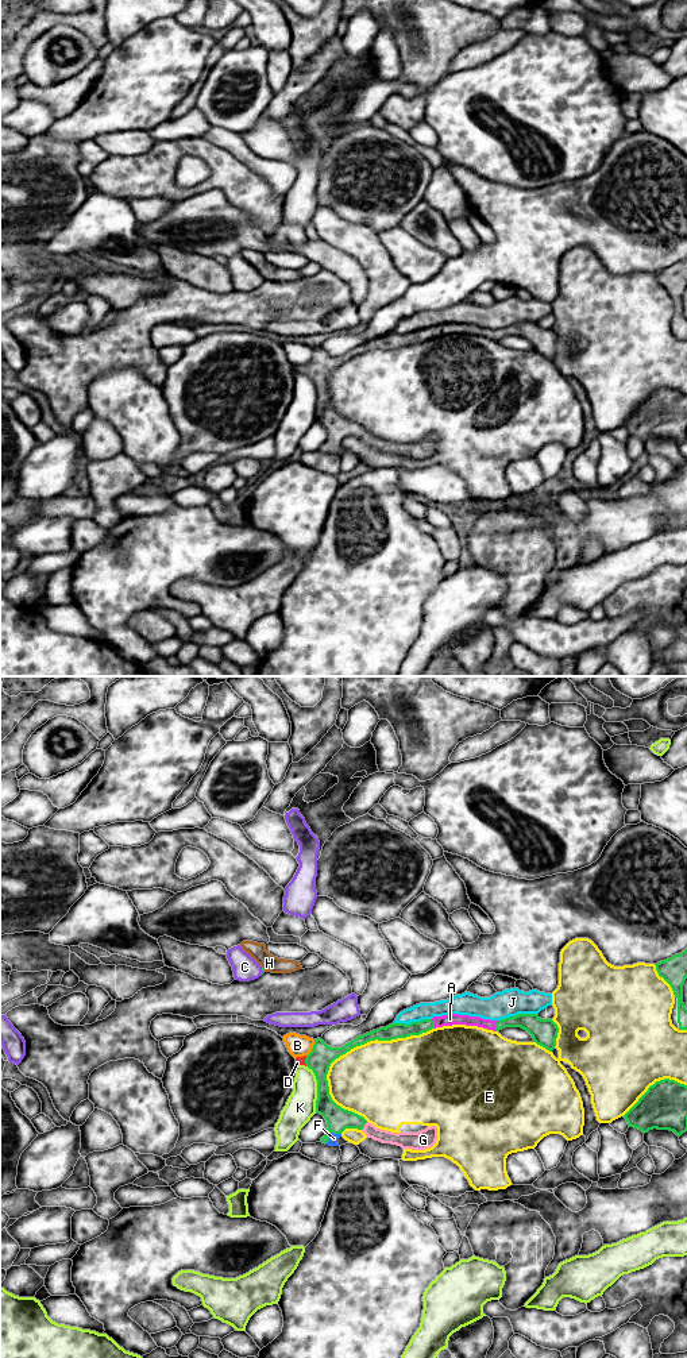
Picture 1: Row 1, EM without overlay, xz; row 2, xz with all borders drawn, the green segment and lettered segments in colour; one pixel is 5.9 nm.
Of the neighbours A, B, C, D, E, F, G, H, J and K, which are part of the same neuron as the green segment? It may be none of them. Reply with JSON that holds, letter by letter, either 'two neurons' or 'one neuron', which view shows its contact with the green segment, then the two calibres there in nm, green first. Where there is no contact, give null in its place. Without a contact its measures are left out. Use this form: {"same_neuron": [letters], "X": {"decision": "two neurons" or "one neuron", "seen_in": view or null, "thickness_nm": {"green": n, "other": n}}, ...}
{"same_neuron": ["A", "D", "F", "G"], "A": {"decision": "one neuron", "seen_in": "xz", "thickness_nm": {"green": 120, "other": 60}}, "B": {"decision": "two neurons", "seen_in": "xz", "thickness_nm": {"green": 150, "other": 130}}, "C": {"decision": "two neurons", "seen_in": "xz", "thickness_nm": {"green": 20, "other": 150}}, "D": {"decision": "one neuron", "seen_in": "xz", "thickness_nm": {"green": 150, "other": 50}}, "E": {"decision": "two neurons", "seen_in": "xz", "thickness_nm": {"green": 120, "other": 480}}, "F": {"decision": "one neuron", "seen_in": "xz", "thickness_nm": {"green": 140, "other": 50}}, "G": {"decision": "one neuron", "seen_in": "xz", "thickness_nm": {"green": 140, "other": 90}}, "H": {"decision": "two neurons", "seen_in": "xz", "thickness_nm": {"green": 20, "other": 100}}, "J": {"decision": "two neurons", "seen_in": "xz", "thickness_nm": {"green": 160, "other": 160}}, "K": {"decision": "two neurons", "seen_in": "xz", "thickness_nm": {"green": 150, "other": 180}}}

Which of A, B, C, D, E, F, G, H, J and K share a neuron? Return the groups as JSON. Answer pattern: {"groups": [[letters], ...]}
{"groups": [["A", "D", "F", "G"], ["B"], ["C"], ["E"], ["H"], ["J"], ["K"]]}

